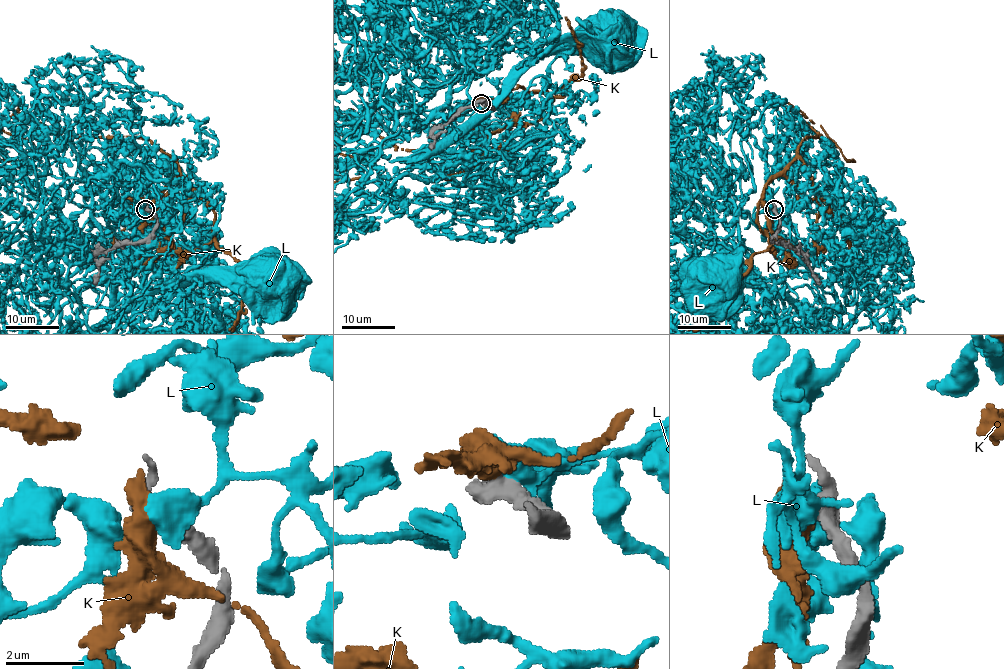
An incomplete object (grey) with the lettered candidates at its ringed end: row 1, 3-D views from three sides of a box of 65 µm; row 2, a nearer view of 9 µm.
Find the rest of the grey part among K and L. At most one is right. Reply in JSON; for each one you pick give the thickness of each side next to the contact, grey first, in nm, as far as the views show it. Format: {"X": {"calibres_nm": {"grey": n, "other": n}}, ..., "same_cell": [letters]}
{"same_cell": []}

